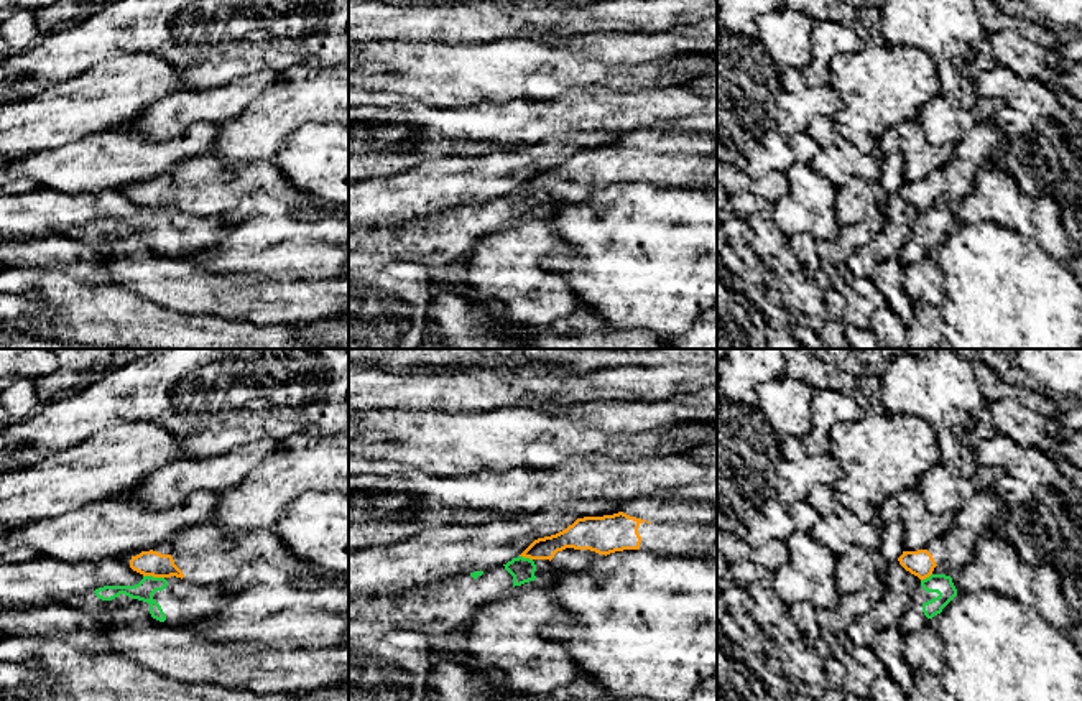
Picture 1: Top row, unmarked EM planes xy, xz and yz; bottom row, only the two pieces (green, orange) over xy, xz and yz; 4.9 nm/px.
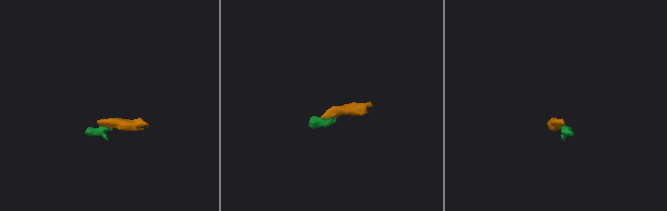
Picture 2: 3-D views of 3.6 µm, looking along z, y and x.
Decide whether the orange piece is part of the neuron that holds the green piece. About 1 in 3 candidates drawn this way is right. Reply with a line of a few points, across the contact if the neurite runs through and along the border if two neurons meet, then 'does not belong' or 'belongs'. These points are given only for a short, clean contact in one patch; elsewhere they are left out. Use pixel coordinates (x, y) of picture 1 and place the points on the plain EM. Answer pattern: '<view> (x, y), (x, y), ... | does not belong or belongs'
xy (143, 206), (163, 209) | does not belong

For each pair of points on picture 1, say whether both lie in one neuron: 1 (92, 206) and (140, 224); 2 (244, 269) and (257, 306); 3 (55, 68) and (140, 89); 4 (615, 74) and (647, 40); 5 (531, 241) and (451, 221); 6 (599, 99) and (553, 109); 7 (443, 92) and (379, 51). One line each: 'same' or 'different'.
1: different
2: different
3: different
4: different
5: different
6: same
7: same

